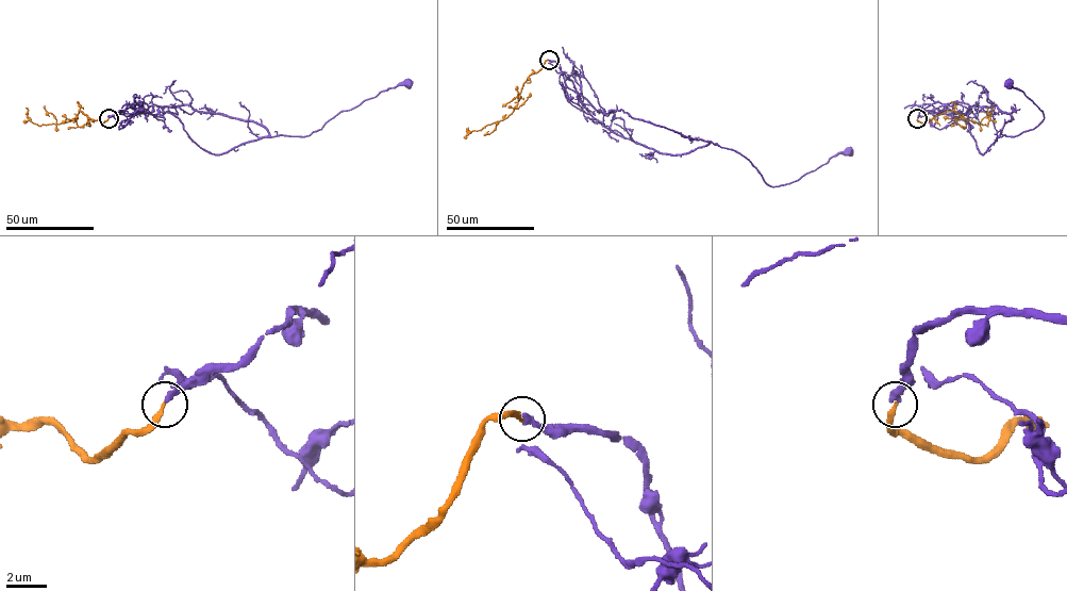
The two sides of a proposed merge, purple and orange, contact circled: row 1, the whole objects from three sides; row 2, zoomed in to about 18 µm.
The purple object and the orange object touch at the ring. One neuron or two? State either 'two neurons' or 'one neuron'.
one neuron

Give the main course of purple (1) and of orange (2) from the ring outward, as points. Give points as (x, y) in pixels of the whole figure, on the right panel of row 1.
1: (917, 118), (945, 108), (970, 112), (969, 131), (983, 154), (998, 137), (1043, 119), (1009, 83)
2: (917, 118), (926, 122), (942, 113), (954, 110), (965, 118), (986, 126), (989, 117), (985, 108)

